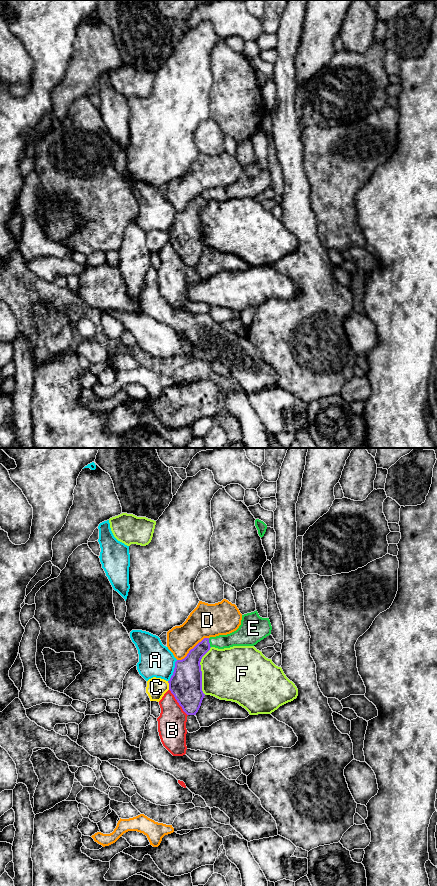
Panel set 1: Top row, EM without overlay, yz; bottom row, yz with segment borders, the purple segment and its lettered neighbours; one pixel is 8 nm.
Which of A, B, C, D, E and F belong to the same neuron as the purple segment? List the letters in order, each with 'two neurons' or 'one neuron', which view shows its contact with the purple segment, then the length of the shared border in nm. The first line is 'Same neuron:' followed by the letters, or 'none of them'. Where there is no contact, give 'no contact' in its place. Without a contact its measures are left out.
Same neuron: E
A: two neurons; meets purple in yz; contact 190 nm long
B: two neurons; meets purple in yz; contact 260 nm long
C: two neurons; meets purple in yz; contact 70 nm long
D: two neurons; meets purple in yz; contact 320 nm long
E: one neuron; meets purple in yz; contact 80 nm long
F: two neurons; meets purple in yz; contact 380 nm long

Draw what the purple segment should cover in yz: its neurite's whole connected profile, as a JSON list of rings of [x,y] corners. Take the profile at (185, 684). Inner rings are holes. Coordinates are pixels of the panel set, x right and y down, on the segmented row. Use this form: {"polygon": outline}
{"polygon": [[[257,610],[242,615],[239,628],[227,635],[204,638],[187,656],[175,662],[169,690],[187,715],[196,715],[205,694],[202,691],[201,659],[211,647],[254,646],[271,634],[269,618],[259,616]]]}

